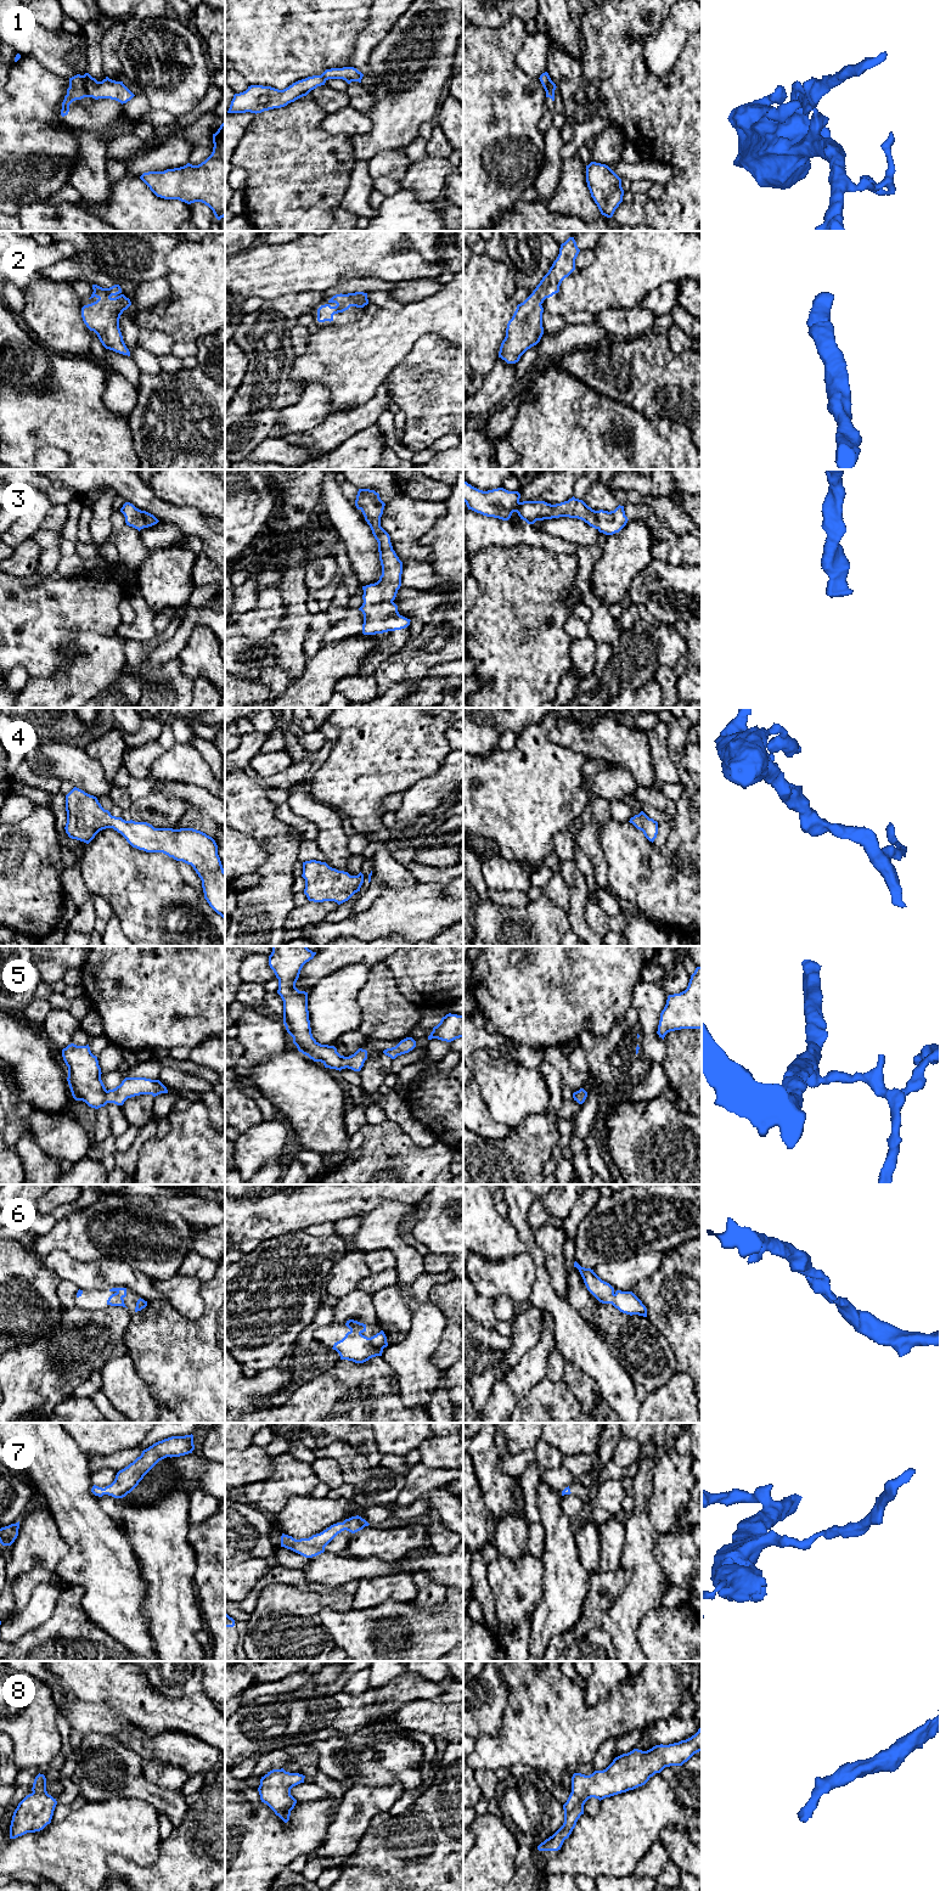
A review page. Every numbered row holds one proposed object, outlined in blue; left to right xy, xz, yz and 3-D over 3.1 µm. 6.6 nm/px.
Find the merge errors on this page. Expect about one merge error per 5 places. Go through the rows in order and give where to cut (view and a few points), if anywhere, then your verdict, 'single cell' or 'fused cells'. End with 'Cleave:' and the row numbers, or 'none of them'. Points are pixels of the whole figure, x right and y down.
1: cut in xy along (80, 76), (85, 90), (91, 96); fused cells
2: no cut; single cell
3: no cut; single cell
4: no cut; single cell
5: no cut; single cell
6: no cut; single cell
7: no cut; single cell
8: no cut; single cell
Cleave: 1

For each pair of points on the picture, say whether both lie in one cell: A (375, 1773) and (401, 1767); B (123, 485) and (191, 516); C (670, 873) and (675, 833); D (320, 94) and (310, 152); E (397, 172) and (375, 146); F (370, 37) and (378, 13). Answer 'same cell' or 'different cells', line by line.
A: same cell
B: same cell
C: different cells
D: different cells
E: different cells
F: same cell

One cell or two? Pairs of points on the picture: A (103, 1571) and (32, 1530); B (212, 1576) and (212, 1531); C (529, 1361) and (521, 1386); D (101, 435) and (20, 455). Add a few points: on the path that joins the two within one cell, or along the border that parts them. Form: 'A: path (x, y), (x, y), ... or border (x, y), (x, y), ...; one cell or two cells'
A: border (57, 1525), (68, 1552), (55, 1571); two cells
B: path (212, 1565), (212, 1542); one cell
C: path (529, 1367), (529, 1371), (521, 1380); one cell
D: path (80, 435), (40, 435); one cell

